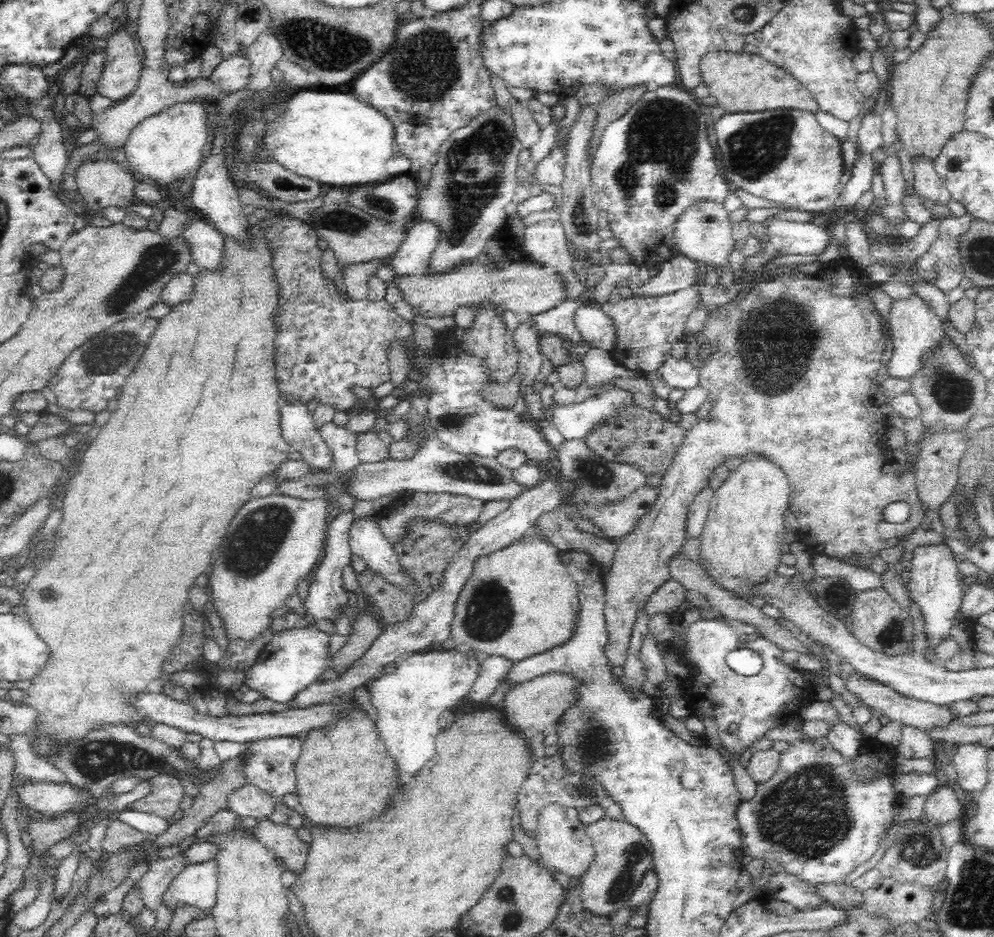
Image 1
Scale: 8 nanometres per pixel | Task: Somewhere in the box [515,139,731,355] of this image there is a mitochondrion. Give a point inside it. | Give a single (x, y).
(581, 223)

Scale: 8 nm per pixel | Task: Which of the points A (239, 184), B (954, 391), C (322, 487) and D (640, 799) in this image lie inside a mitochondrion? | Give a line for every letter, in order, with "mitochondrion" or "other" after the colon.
A: other
B: mitochondrion
C: mitochondrion
D: other

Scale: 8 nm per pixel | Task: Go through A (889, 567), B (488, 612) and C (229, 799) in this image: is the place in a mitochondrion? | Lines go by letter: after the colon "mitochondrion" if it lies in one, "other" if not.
A: other
B: mitochondrion
C: other

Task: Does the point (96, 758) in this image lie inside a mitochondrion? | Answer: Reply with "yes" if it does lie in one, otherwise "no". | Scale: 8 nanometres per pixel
yes

